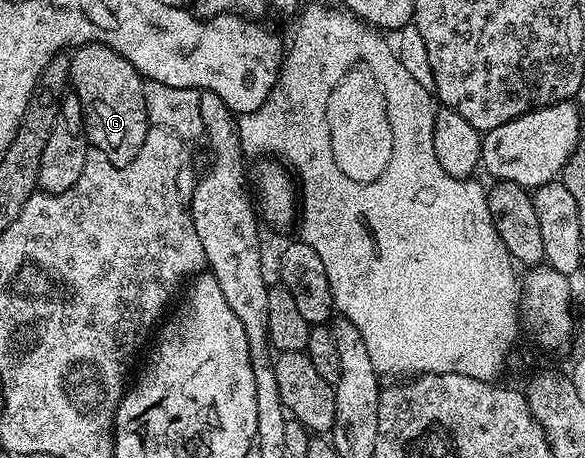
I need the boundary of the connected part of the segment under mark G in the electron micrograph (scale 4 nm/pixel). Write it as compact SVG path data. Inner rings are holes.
M83 44L81 48L73 49L70 56L69 87L80 98L82 124L86 128L89 147L99 148L113 164L131 164L136 154L140 154L140 146L144 146L144 138L152 127L148 110L145 108L144 77L134 69L132 62L128 62L128 58L103 44Z

